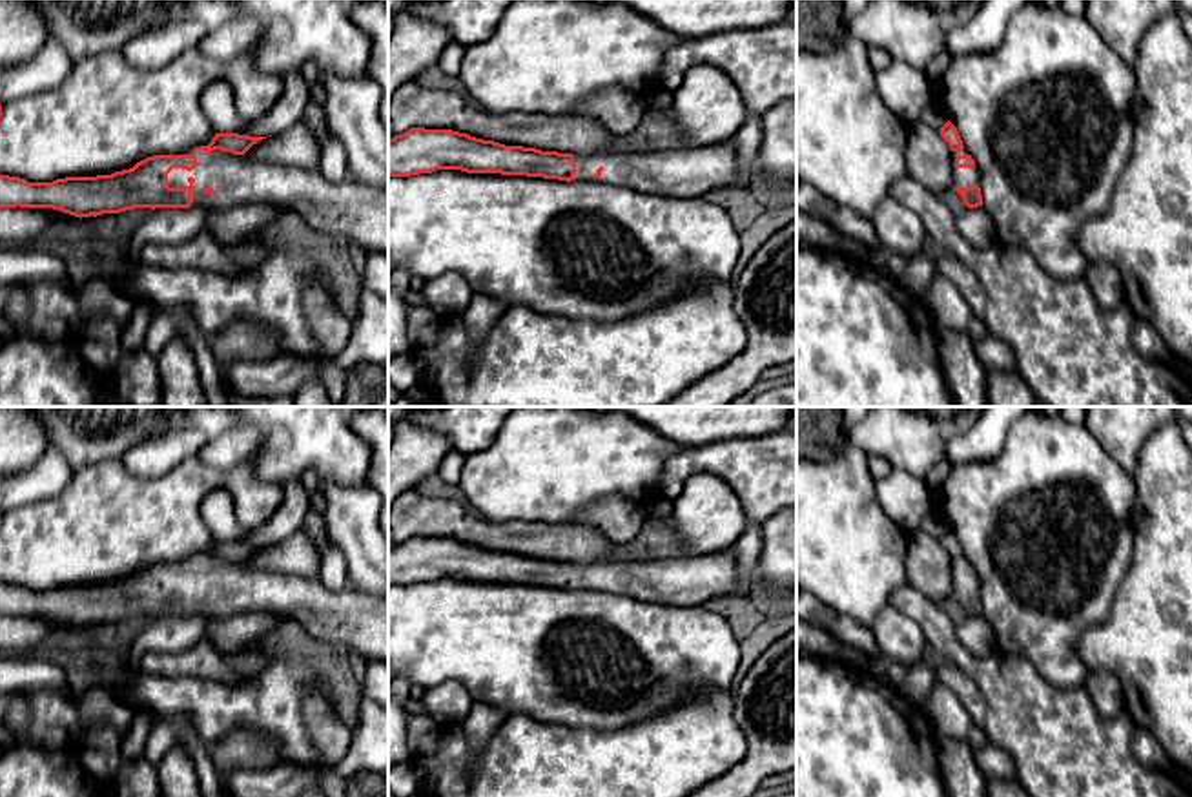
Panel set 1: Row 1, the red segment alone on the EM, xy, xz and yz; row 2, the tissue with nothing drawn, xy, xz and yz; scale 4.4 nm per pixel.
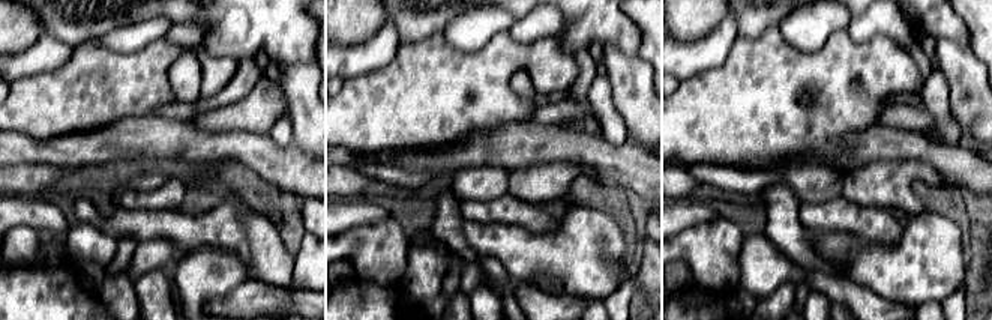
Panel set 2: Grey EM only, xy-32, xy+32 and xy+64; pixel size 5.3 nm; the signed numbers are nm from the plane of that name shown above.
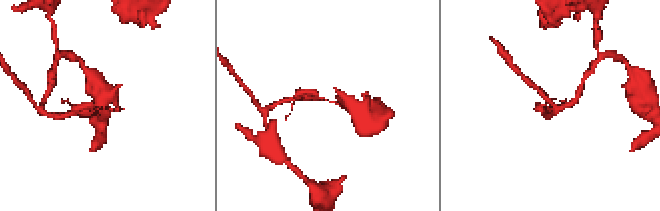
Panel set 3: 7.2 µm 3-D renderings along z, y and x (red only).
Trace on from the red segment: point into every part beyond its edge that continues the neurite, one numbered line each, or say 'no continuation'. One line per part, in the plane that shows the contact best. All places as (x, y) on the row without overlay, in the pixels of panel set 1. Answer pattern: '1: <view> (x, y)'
1: xy (354, 621)

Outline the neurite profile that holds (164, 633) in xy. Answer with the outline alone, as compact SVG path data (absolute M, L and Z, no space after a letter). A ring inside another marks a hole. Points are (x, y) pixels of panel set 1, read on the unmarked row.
M155 616L133 644L137 655L180 653L195 646L206 633L202 616Z

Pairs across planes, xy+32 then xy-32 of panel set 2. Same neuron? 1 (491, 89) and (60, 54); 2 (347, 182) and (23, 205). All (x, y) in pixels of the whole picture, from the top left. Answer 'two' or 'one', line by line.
1: two
2: two

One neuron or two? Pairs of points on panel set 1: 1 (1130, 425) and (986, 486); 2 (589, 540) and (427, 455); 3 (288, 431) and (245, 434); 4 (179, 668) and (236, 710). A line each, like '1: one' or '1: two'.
1: two
2: two
3: two
4: two

